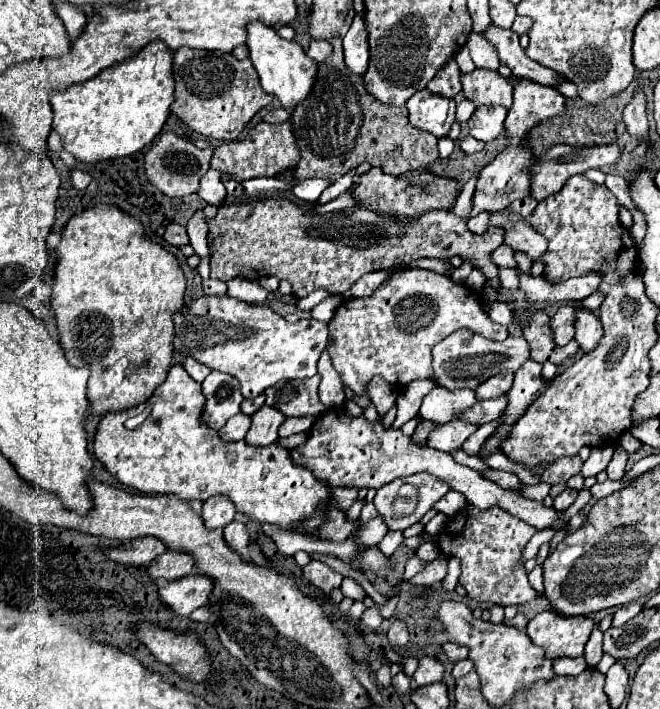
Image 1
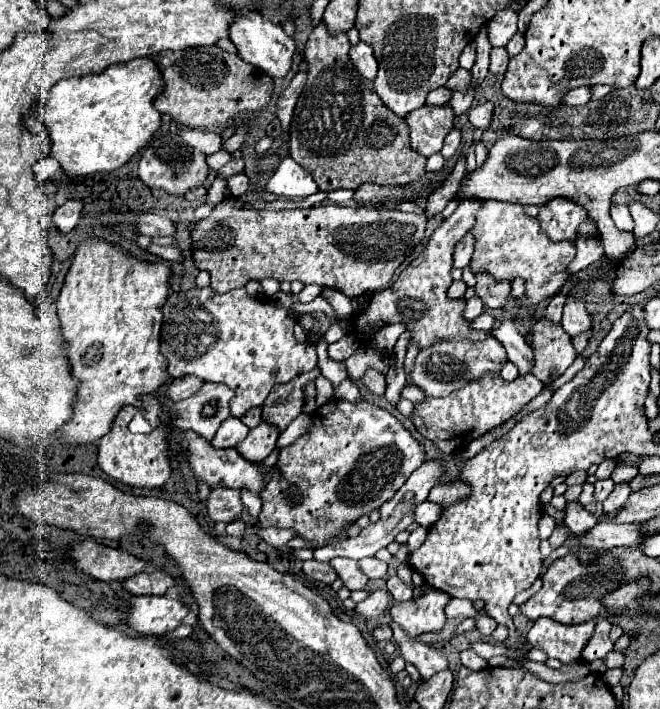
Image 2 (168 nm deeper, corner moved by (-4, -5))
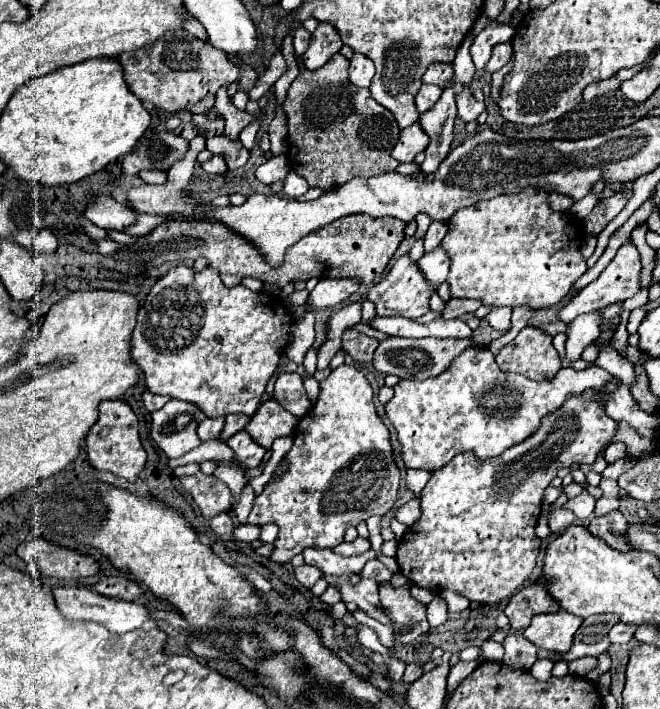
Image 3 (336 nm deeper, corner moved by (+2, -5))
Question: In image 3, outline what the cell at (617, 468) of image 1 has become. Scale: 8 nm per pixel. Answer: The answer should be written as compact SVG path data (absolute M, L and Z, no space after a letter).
M611 511L603 517L593 517L591 523L587 525L587 529L595 537L603 539L611 549L617 549L621 553L627 553L633 549L633 545L625 539L629 523L621 511Z

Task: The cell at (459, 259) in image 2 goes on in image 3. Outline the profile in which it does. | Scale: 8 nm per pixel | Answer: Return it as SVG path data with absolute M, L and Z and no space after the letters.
M437 247L429 253L425 253L419 261L417 261L419 271L423 273L423 277L429 281L431 289L437 291L439 285L445 281L447 273L449 273L449 257L445 257L443 249Z

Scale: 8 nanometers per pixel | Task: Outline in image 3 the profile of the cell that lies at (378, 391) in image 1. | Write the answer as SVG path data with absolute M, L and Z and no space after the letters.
M351 327L343 333L343 349L359 363L369 363L373 359L373 351L375 351L377 343L379 343L379 339L367 337L365 333L351 329Z

